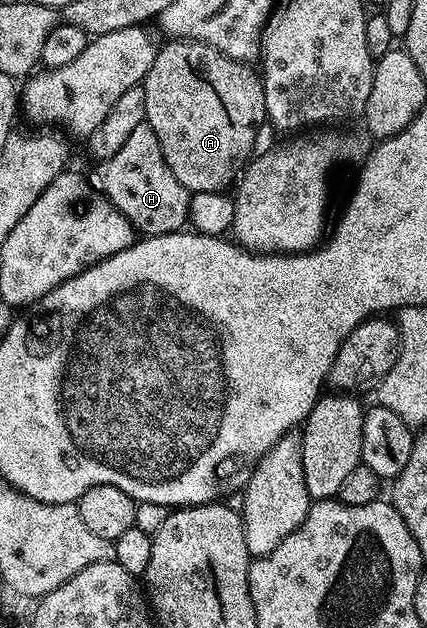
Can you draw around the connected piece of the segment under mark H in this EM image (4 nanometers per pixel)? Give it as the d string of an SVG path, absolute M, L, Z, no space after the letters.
M145 123L135 128L113 159L100 161L94 168L89 173L92 187L107 197L117 211L124 213L128 223L134 225L140 234L160 237L166 233L180 232L188 224L193 195L165 163L161 143L157 143L153 127Z

